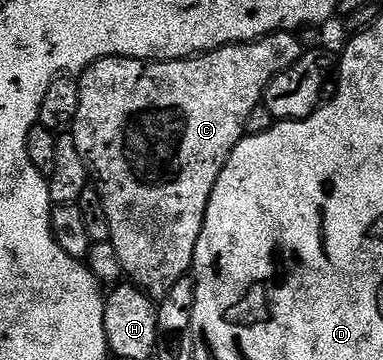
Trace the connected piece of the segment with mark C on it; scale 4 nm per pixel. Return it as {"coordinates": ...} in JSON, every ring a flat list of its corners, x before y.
{"coordinates":[[274,31,271,35,255,40,254,43,231,43,227,47,219,47,216,51,206,51,203,55,192,55,189,59,168,59,166,61,148,61,146,59,98,59,86,71,78,76,81,105,77,105,77,117,70,124,70,134,75,136,75,147,79,156,85,161,90,178,99,192,105,205,105,217,109,217,110,250,115,251,123,271,130,282,140,291,147,292,152,299,162,301,172,294,171,291,179,283,183,274,192,270,195,262,197,241,201,237,201,229,205,221,205,213,209,205,209,197,217,185,217,177,221,177,221,169,229,161,233,149,245,137,249,113,261,106,263,95,269,84,285,69,289,69,303,56,305,44,298,39,298,34,290,31]]}

